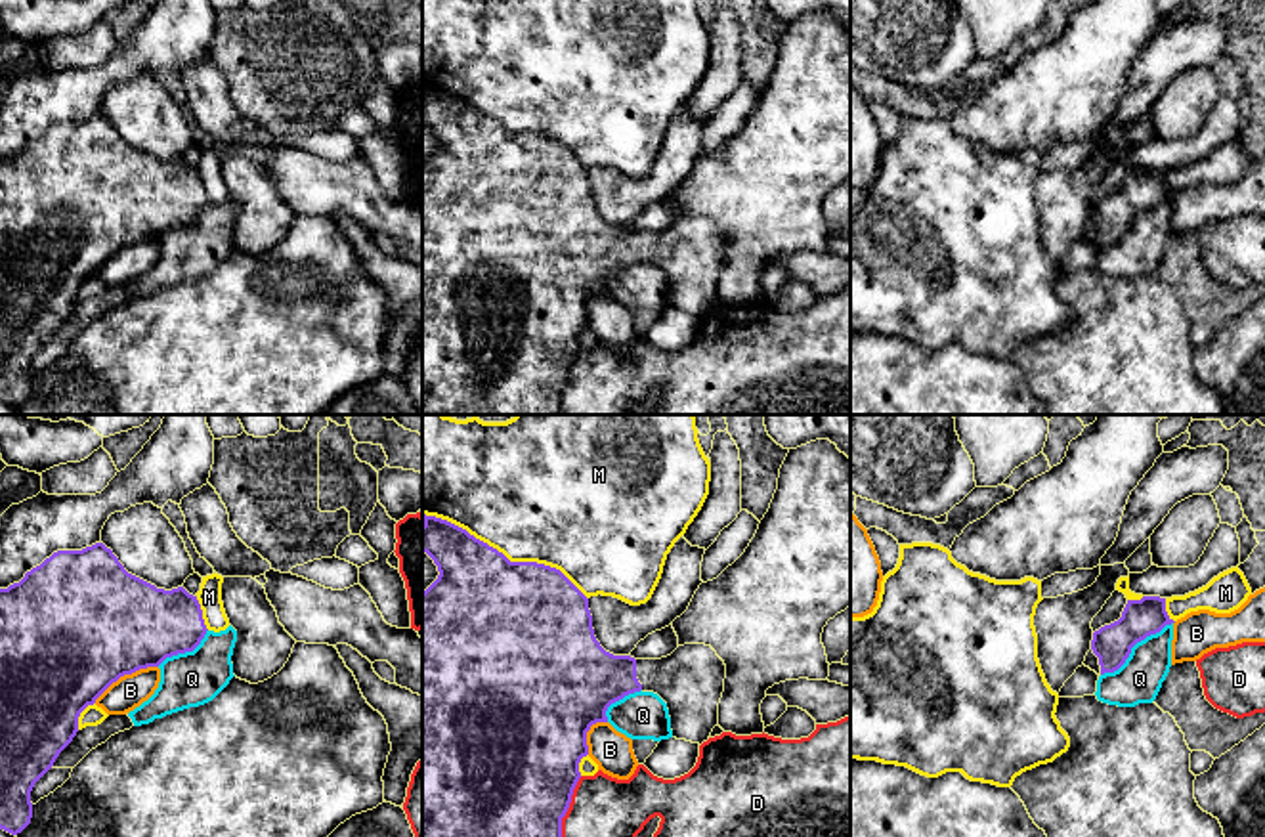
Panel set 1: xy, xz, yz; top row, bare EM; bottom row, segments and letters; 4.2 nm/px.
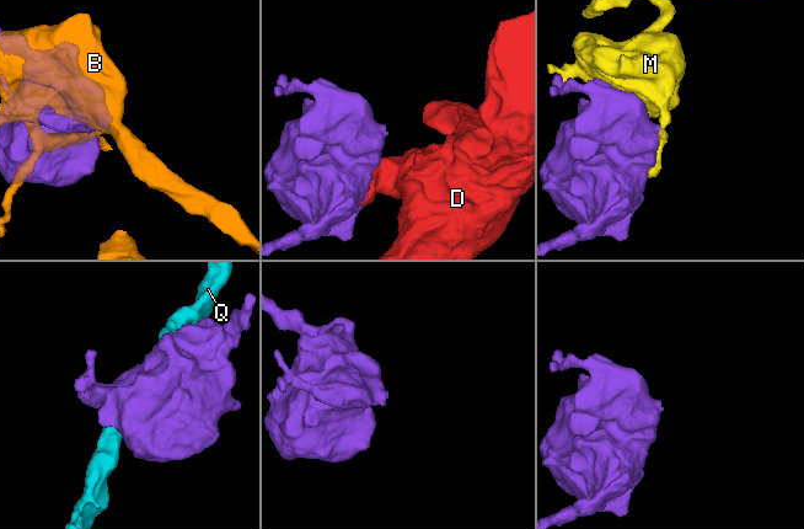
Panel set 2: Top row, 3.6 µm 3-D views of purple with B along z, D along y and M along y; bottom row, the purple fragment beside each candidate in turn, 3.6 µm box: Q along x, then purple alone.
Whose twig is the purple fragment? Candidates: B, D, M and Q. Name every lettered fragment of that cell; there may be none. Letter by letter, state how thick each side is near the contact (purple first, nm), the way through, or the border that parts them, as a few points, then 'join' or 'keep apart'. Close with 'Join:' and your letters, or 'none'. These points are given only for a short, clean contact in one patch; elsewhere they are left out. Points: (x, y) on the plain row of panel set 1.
B: 500 nm thick on the purple side, 140 nm on the other; keep apart
D: 500 nm thick on the purple side, 320 nm on the other; keep apart
M: 480 nm thick on the purple side, 480 nm on the other; keep apart
Q: 160 nm thick on the purple side, 190 nm on the other; border along yz (1172, 193), (1141, 211), (1116, 241), (1101, 247); keep apart
Join: none

